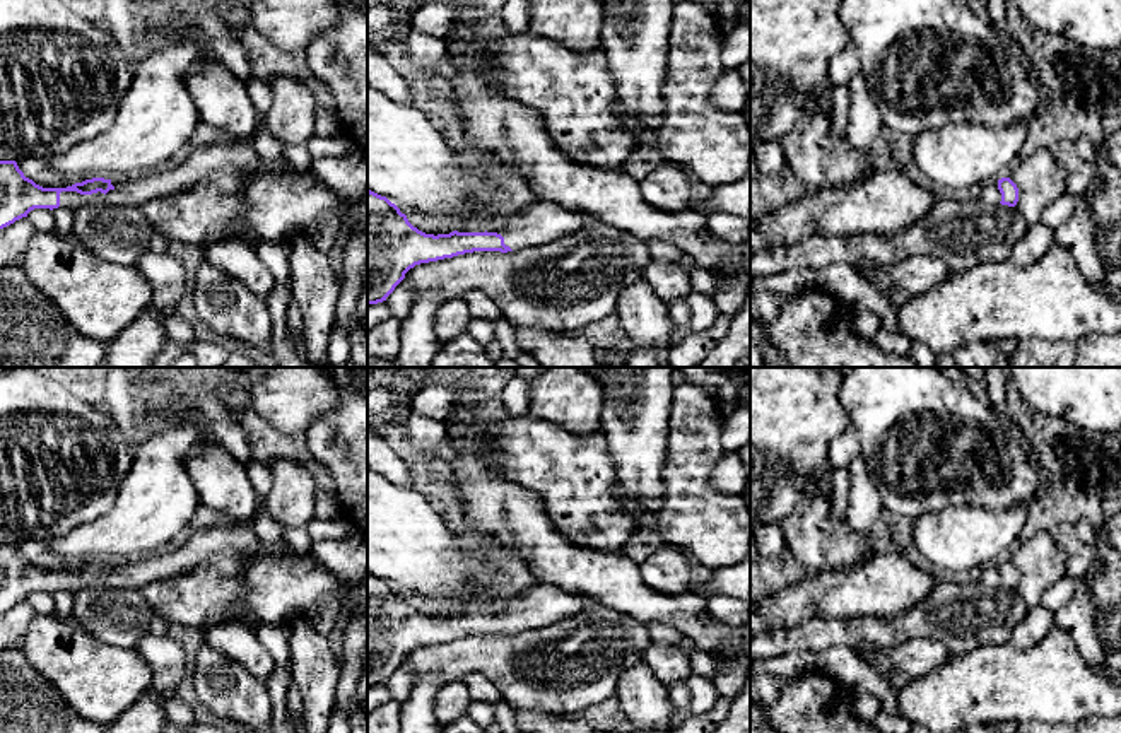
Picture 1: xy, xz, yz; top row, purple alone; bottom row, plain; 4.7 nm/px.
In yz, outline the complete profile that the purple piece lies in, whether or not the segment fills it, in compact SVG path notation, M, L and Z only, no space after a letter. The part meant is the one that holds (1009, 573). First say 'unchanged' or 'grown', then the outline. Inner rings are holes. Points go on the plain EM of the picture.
grown; M1010 560L989 562L983 567L979 583L1015 589L1018 584L1018 571Z

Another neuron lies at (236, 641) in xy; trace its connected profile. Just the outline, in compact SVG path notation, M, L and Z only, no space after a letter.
M219 622L205 632L205 642L261 682L267 682L277 666L256 630L243 622Z

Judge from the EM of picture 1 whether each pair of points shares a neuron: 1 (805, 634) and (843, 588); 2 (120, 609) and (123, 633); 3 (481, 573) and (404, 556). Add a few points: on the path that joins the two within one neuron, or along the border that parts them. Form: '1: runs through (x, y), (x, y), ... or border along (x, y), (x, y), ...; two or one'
1: border along (856, 615), (807, 619), (778, 629); two
2: runs through (120, 614), (123, 627); one
3: runs through (462, 566), (438, 566), (422, 556); one

